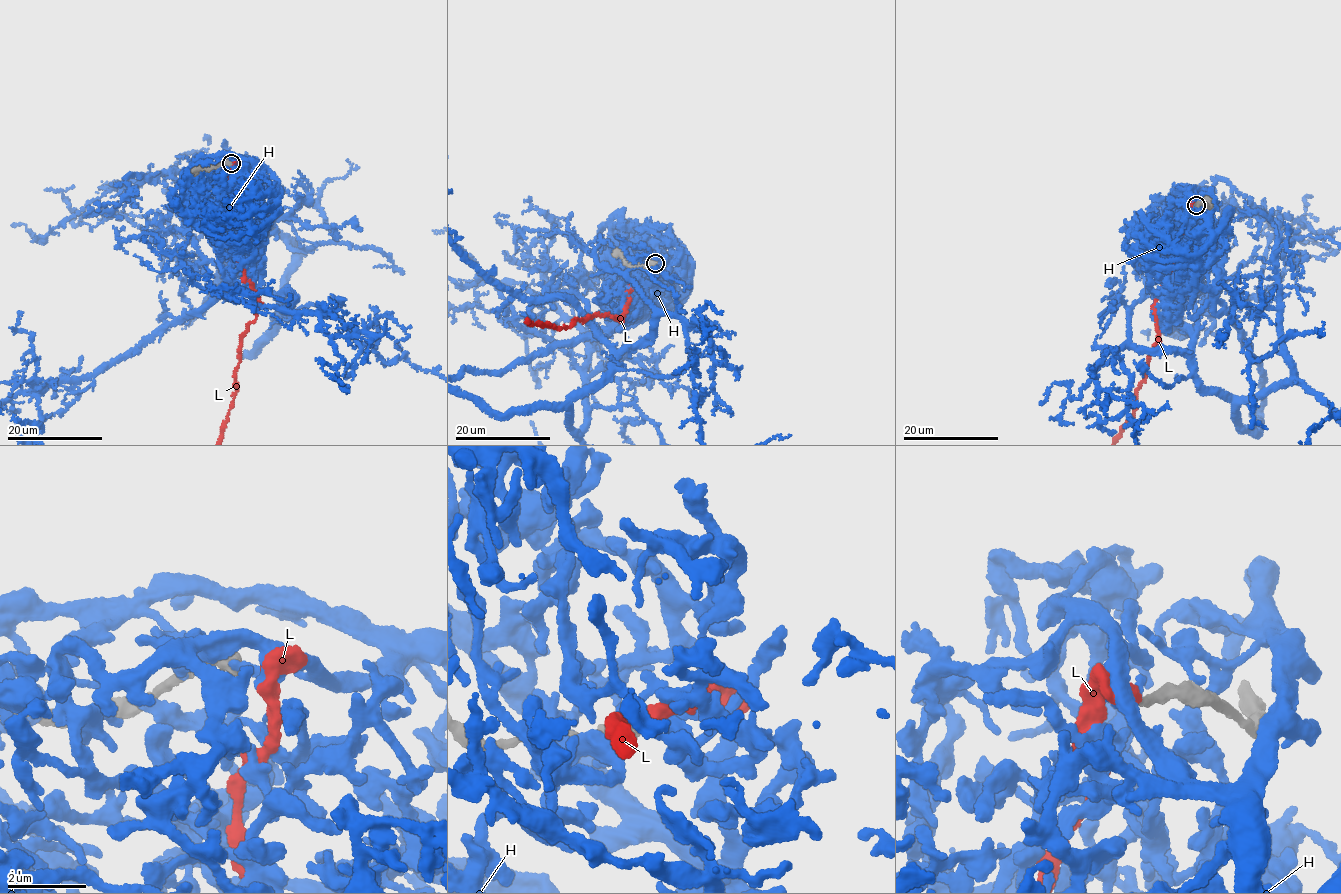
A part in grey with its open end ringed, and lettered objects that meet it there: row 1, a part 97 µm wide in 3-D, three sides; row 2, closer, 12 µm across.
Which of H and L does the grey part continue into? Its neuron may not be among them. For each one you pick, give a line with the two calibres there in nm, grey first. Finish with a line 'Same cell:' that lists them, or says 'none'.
Same cell: none

